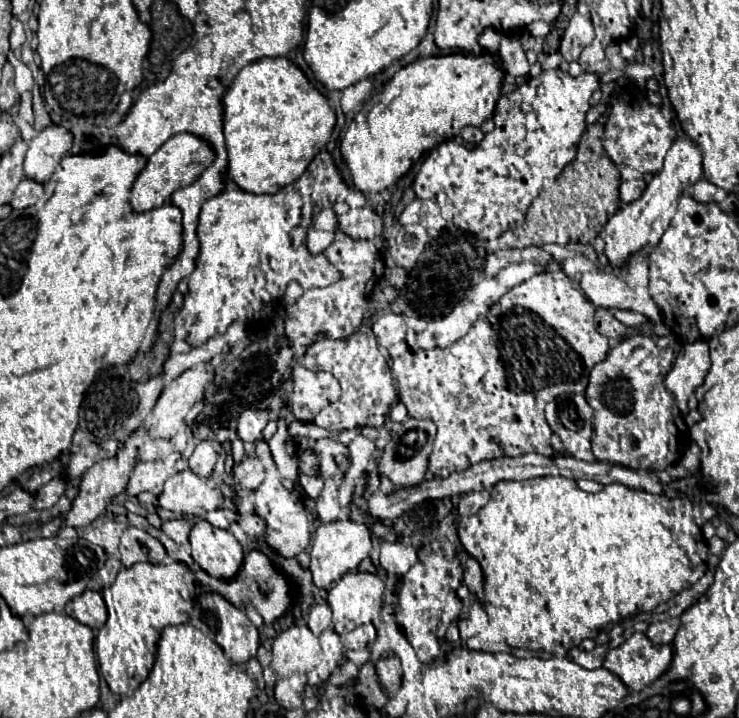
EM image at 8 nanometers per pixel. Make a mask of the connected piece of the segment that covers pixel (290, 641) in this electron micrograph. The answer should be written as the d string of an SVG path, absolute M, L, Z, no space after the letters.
M293 624L273 638L271 668L277 676L285 676L287 672L307 672L319 664L319 658L319 640L303 624Z

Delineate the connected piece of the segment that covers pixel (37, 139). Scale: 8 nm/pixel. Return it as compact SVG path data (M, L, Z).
M47 126L25 144L25 180L43 184L51 168L71 150L71 134L59 126Z

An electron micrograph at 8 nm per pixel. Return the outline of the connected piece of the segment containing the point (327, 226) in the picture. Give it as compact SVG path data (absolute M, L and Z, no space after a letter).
M319 208L319 212L315 212L315 220L311 222L313 228L317 230L325 230L329 234L337 234L337 224L335 224L335 214L331 208Z

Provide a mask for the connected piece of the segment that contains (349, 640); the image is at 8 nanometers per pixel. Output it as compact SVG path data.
M363 624L363 626L357 626L355 630L347 632L341 642L343 642L345 650L359 650L359 648L369 648L373 640L375 640L373 624Z

